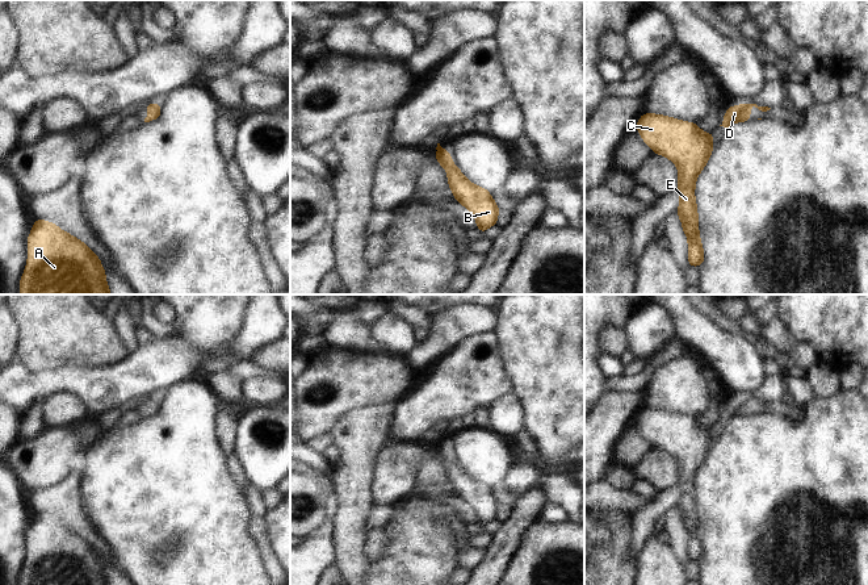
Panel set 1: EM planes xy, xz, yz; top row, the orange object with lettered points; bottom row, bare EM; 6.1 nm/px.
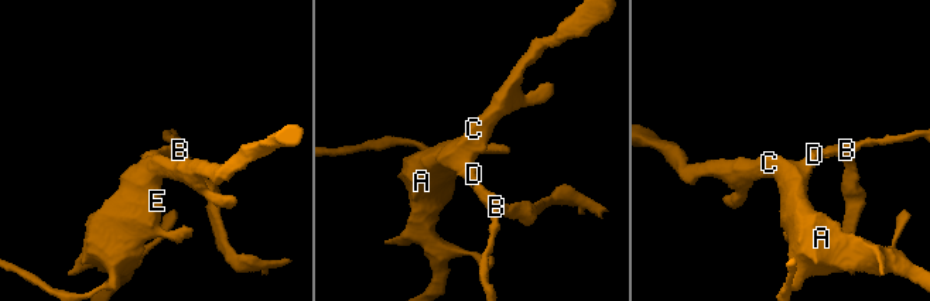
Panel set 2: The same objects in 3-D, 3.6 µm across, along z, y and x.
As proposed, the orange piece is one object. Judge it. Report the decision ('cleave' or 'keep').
keep

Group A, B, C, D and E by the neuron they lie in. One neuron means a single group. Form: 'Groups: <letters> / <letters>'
Groups: A B C D E.

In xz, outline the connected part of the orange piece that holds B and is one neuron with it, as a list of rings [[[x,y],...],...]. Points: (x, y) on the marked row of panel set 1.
[[[437,143],[436,160],[445,168],[448,183],[454,199],[467,208],[475,218],[477,229],[483,231],[494,226],[498,221],[499,208],[491,199],[487,189],[474,185],[465,175],[453,164],[453,159],[440,143]]]

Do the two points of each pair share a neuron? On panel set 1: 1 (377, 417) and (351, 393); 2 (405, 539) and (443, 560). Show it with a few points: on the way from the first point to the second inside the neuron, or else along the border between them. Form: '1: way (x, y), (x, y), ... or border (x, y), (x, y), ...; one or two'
1: border (394, 404), (356, 408), (339, 422); two
2: way (414, 540), (434, 558); one

